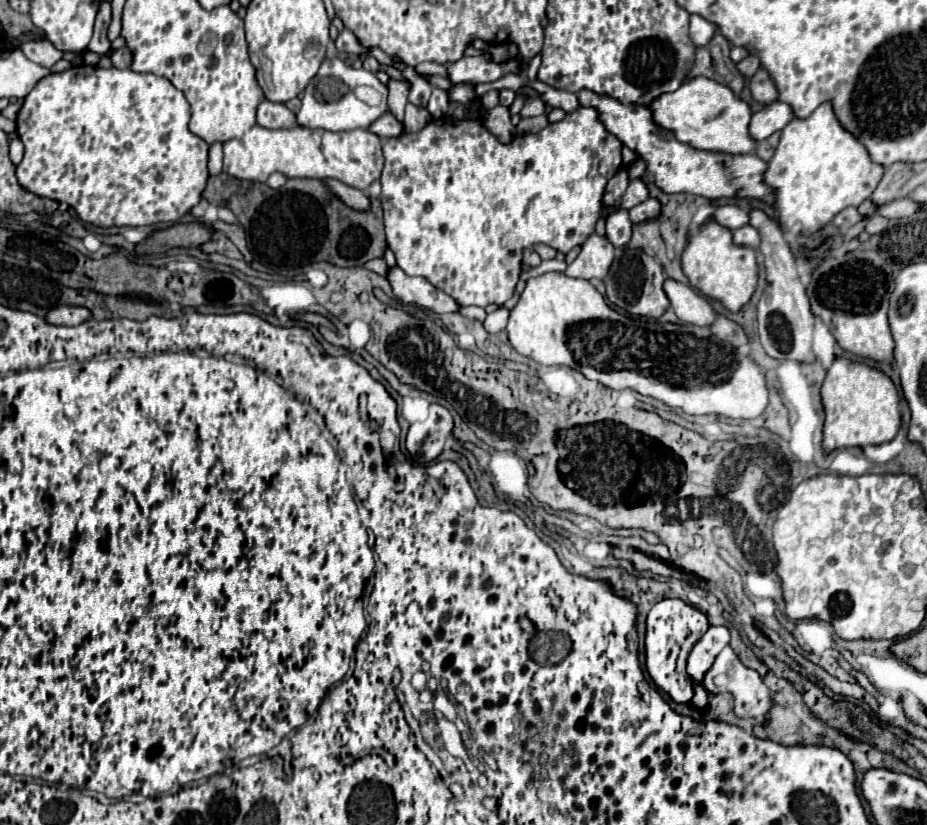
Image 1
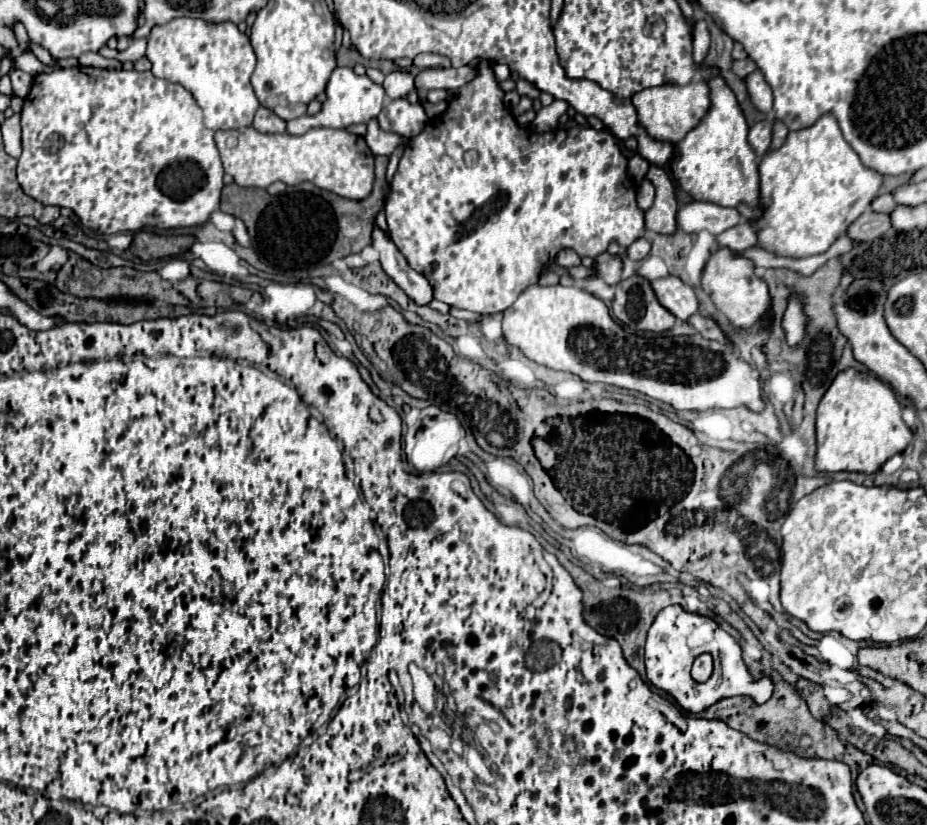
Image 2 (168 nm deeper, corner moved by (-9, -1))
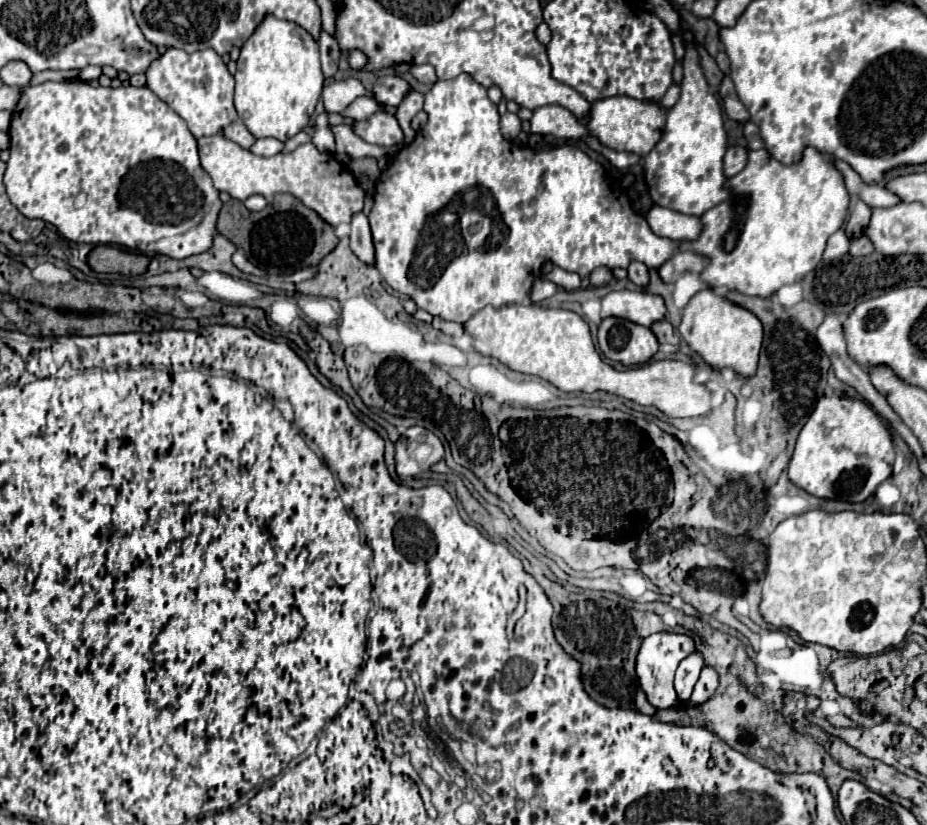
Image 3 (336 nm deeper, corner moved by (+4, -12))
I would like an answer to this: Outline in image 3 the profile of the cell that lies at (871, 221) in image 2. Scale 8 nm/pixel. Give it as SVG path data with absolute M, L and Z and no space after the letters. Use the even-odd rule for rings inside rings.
M861 235L857 239L851 239L851 249L849 253L855 255L855 257L863 257L863 255L869 255L873 251L873 243L869 241L867 235Z

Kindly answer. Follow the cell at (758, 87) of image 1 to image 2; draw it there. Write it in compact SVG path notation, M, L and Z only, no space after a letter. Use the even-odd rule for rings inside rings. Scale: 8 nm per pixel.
M754 70L752 74L746 76L746 88L748 88L748 96L752 100L752 104L764 112L764 114L770 114L772 112L772 90L770 86L766 84L764 76L760 70Z

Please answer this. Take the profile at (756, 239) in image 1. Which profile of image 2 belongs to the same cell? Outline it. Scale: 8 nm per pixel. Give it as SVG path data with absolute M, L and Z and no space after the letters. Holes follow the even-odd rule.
M740 222L738 226L732 226L730 230L724 230L722 234L718 234L716 242L722 248L730 248L734 252L742 252L742 250L752 248L756 244L756 232L752 230L750 224Z

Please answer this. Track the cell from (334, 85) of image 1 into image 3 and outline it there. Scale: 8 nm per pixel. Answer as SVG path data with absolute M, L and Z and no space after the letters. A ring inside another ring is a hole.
M265 137L265 139L257 139L257 141L255 141L255 145L251 147L251 151L253 151L255 155L271 157L271 155L281 153L281 151L283 151L283 147L285 147L285 143L283 143L283 141L273 139L273 137Z

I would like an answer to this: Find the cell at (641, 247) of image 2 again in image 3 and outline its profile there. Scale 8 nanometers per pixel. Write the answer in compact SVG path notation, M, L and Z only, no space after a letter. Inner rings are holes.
M631 261L629 267L627 267L627 273L629 273L629 279L633 283L637 283L637 285L645 287L647 281L649 281L649 277L647 277L647 265L643 265L639 261Z

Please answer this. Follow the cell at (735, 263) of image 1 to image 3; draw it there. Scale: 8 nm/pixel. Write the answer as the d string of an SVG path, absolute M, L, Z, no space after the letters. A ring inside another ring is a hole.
M711 287L695 293L683 309L683 321L679 325L683 341L689 343L711 367L731 367L741 377L751 377L757 369L759 349L763 341L763 325L749 309L717 295Z

